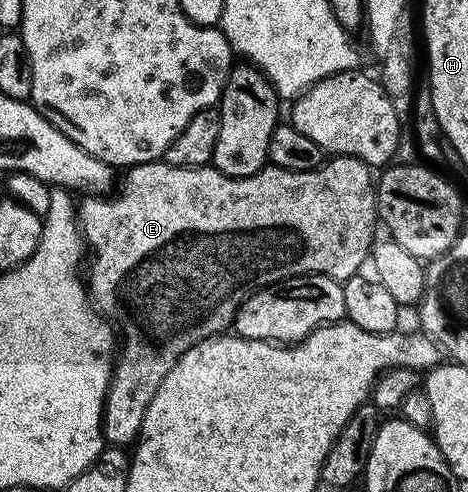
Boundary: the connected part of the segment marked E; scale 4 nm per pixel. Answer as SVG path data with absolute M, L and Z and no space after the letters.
M333 155L314 170L305 172L265 166L253 176L227 176L211 166L174 166L165 164L163 159L152 160L149 164L133 164L125 172L128 173L125 174L124 181L121 184L119 181L118 187L111 194L88 194L78 204L78 223L84 243L90 249L90 259L86 264L88 295L96 311L105 321L111 322L118 333L118 355L114 360L112 381L108 384L108 393L104 399L104 438L112 446L128 446L139 437L142 418L146 418L150 398L154 398L158 386L162 386L162 378L170 374L174 362L178 362L178 358L182 358L186 350L203 340L227 333L233 327L237 310L248 296L270 284L279 284L281 280L289 280L292 276L306 276L310 272L317 272L341 282L350 279L363 269L360 268L363 264L365 267L372 251L374 237L377 235L376 228L378 229L374 172L357 156Z

